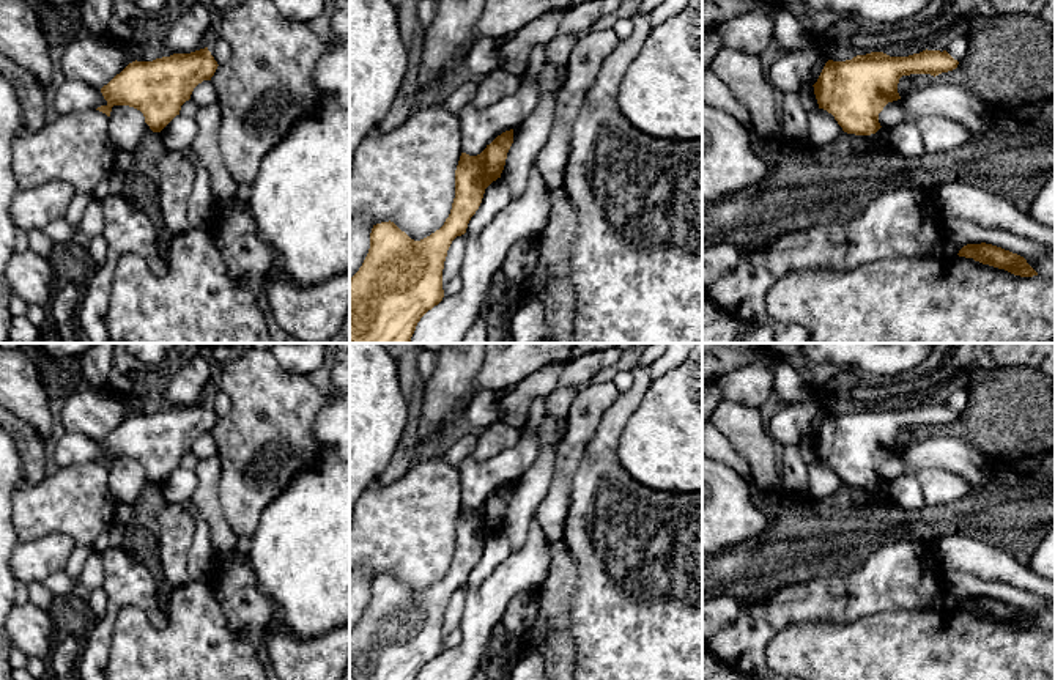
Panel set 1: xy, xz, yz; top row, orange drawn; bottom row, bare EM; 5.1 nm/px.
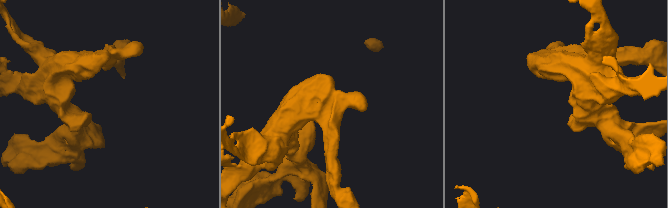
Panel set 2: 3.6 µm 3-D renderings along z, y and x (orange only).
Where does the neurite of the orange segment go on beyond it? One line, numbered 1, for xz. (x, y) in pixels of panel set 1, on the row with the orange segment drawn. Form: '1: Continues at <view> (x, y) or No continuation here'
1: No continuation here

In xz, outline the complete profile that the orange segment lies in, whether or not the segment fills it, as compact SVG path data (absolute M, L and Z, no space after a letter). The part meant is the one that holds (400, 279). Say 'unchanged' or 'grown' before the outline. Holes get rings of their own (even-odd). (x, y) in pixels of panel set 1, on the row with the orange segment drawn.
unchanged | M513 129L498 135L477 156L461 153L455 170L455 198L450 214L430 236L414 241L391 220L373 225L368 253L350 279L350 343L411 342L420 318L442 301L442 269L447 250L457 236L466 233L485 189L501 178L512 143Z

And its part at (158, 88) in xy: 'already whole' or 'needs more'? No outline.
already whole

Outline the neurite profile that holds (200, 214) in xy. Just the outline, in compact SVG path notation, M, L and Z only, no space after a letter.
M192 148L181 151L195 167L195 181L189 197L187 220L192 228L211 230L214 225L214 198L208 172L202 167Z

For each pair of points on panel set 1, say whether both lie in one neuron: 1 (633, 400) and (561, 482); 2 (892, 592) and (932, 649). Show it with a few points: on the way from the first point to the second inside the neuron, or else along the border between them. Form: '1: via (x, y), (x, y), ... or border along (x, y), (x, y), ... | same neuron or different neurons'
1: border along (599, 425), (583, 454), (569, 493) | different neurons
2: border along (932, 609), (876, 611), (868, 616) | different neurons

